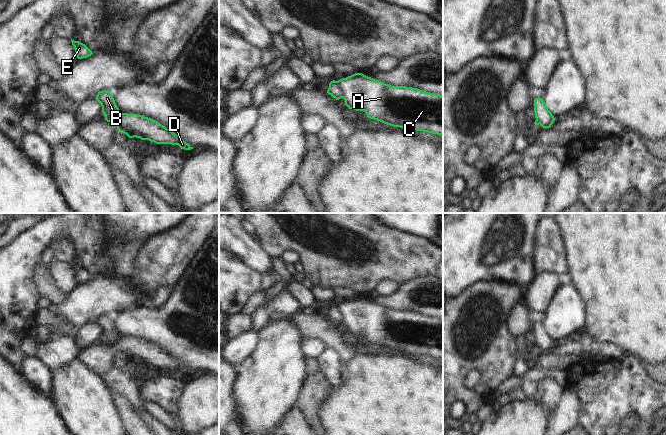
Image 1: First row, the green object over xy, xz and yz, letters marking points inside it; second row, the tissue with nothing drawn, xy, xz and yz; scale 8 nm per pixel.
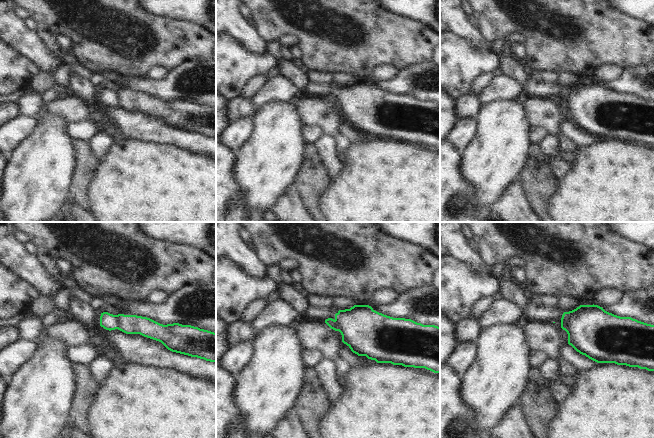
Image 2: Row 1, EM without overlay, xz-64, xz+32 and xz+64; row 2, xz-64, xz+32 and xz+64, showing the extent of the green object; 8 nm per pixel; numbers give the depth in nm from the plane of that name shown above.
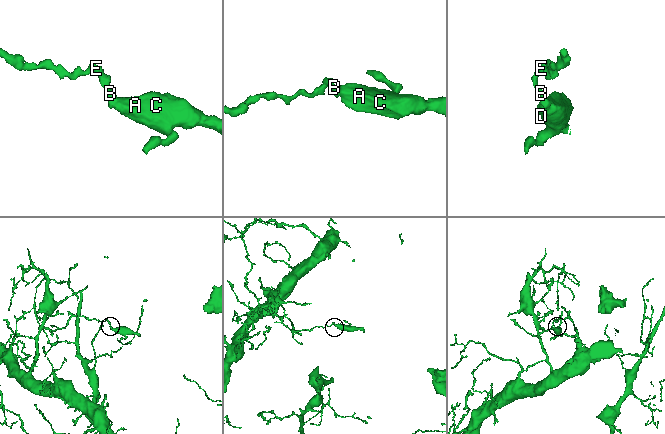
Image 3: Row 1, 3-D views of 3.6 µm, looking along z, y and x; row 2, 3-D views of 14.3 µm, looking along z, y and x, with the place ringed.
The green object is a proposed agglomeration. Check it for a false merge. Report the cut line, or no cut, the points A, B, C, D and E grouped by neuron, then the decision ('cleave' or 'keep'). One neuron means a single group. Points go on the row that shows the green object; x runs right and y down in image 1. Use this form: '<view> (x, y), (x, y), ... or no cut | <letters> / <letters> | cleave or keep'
xz (336, 81), (341, 90), (342, 97) | A C D / B E | cleave

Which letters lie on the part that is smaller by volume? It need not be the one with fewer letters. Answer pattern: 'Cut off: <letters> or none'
Cut off: A, C, D.

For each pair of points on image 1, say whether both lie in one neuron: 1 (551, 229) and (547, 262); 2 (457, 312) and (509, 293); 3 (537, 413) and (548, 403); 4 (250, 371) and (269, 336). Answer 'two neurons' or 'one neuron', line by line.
1: one neuron
2: one neuron
3: two neurons
4: one neuron

